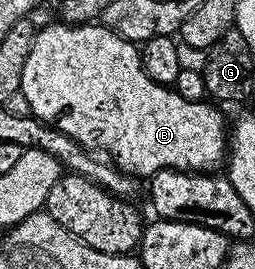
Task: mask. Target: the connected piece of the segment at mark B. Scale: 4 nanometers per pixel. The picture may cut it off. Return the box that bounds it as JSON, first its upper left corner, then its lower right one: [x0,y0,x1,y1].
[19,23,229,179]

